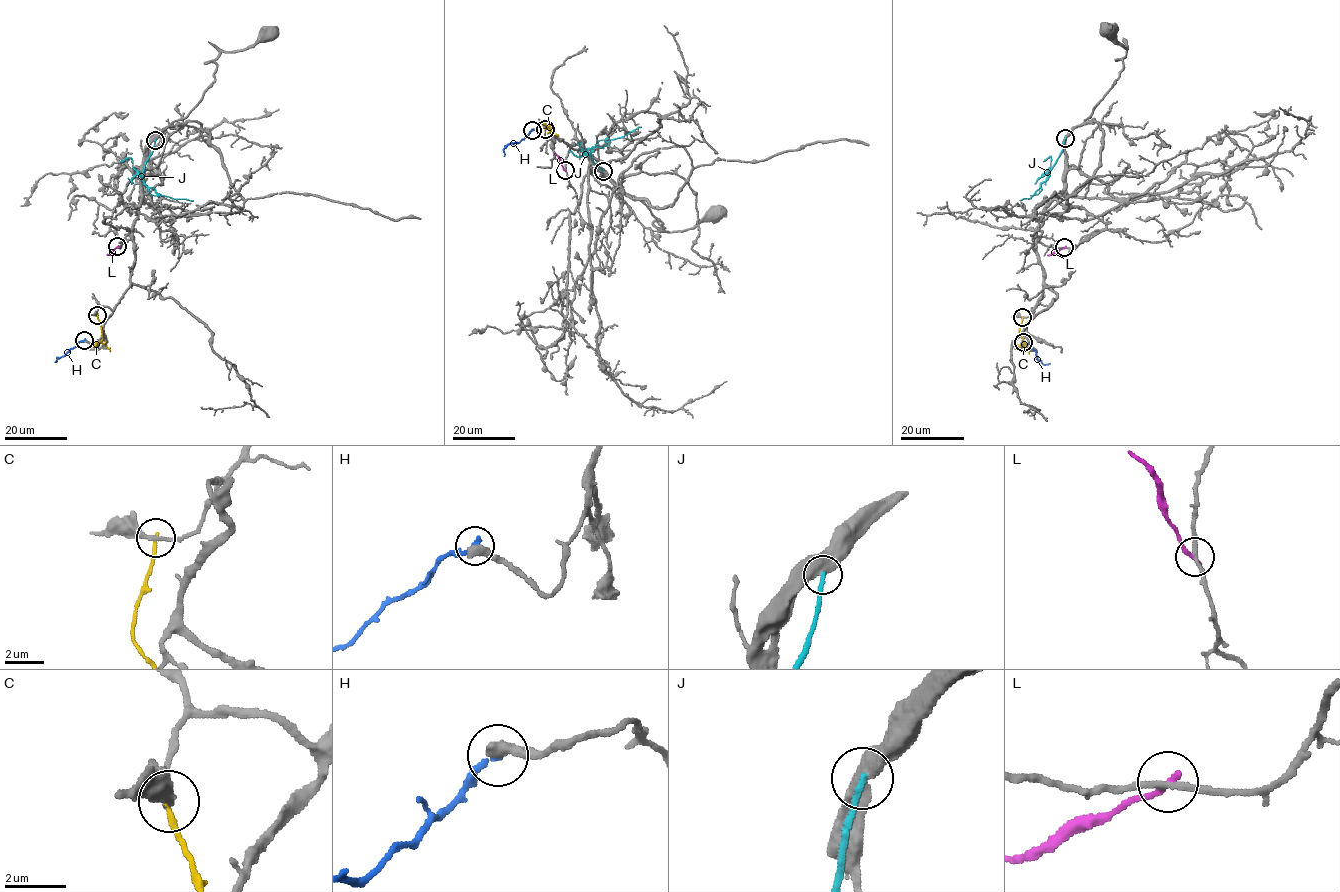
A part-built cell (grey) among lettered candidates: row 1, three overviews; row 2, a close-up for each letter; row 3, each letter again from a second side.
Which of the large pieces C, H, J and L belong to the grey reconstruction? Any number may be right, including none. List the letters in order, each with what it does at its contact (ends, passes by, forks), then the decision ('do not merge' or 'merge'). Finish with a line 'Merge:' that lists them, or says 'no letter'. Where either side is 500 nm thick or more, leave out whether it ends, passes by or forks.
C: it ends; do not merge
H: do not merge
J: it ends; do not merge
L: it ends; do not merge
Merge: no letter

